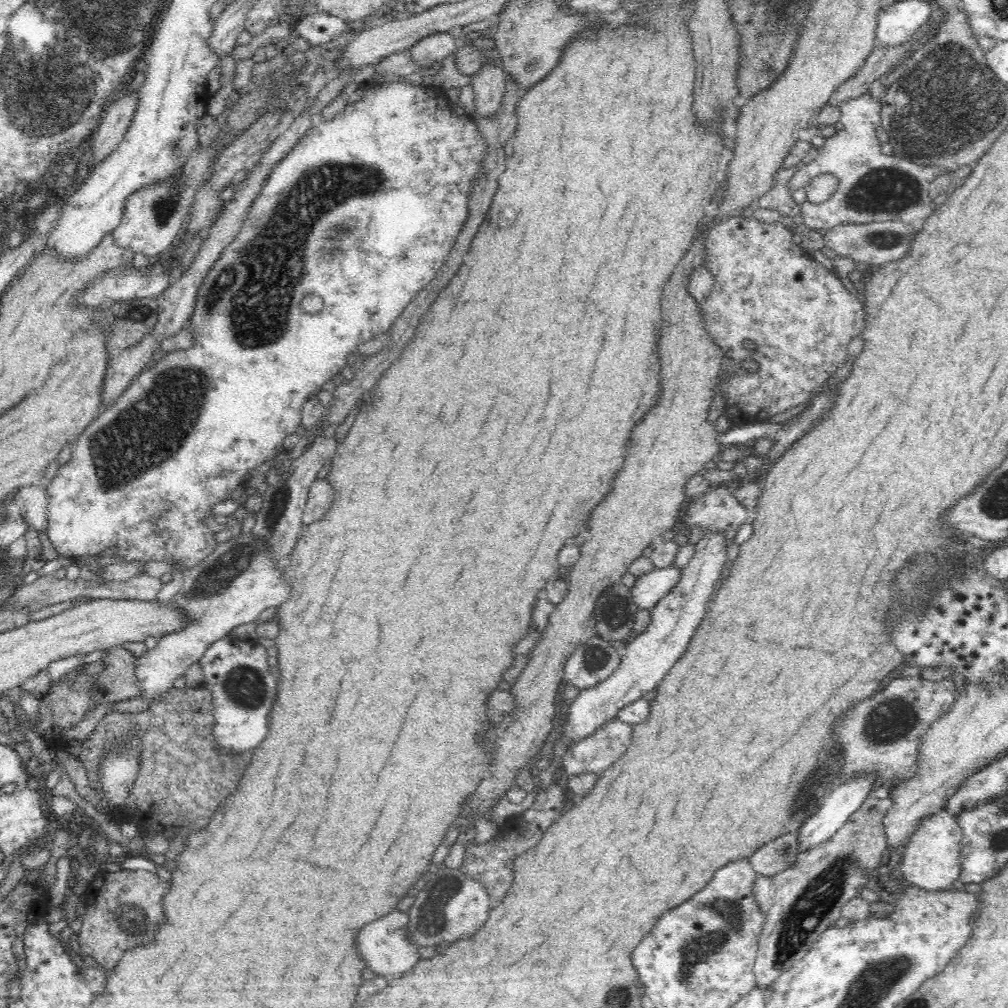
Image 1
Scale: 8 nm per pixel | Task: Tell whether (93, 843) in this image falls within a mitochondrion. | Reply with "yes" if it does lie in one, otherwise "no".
no

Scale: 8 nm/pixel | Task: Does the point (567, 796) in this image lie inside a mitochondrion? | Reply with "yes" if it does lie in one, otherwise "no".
no

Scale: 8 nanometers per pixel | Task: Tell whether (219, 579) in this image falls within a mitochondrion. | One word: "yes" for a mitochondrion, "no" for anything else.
yes

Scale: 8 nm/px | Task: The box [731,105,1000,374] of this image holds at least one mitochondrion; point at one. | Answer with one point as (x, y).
(881, 189)

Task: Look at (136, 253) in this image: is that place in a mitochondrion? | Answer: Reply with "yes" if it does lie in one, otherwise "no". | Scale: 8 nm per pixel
no

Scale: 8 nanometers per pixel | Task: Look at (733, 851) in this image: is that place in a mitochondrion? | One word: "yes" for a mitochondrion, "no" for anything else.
no

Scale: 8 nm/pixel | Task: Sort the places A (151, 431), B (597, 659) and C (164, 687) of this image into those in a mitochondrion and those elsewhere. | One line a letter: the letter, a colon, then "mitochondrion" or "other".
A: mitochondrion
B: mitochondrion
C: other

